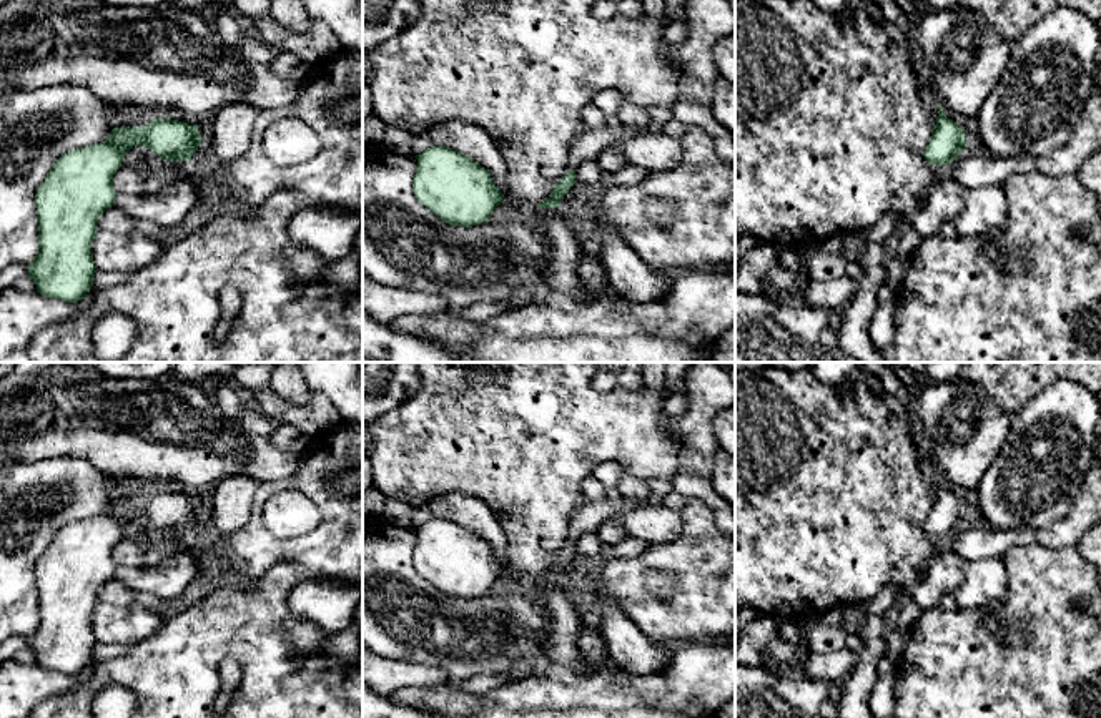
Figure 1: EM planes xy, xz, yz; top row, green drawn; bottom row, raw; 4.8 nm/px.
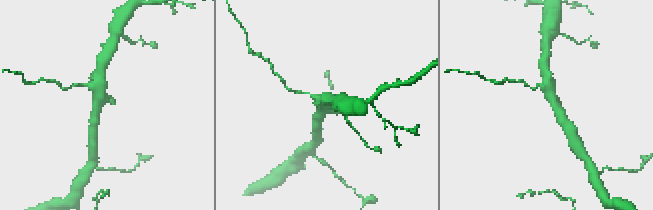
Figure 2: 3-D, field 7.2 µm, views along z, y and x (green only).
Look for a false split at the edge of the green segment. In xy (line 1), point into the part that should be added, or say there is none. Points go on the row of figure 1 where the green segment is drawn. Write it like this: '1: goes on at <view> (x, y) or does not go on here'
1: does not go on here

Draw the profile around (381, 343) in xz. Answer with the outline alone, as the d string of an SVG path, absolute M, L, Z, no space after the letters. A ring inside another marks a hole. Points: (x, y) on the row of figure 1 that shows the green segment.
M363 311L363 362L695 362L697 347L659 336L604 337L522 337L489 334L469 351L454 354L442 346L399 332L389 322L381 322Z

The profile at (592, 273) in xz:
M577 256L575 269L580 279L577 288L575 301L584 302L589 294L597 294L599 291L610 288L607 279L607 269L597 256Z

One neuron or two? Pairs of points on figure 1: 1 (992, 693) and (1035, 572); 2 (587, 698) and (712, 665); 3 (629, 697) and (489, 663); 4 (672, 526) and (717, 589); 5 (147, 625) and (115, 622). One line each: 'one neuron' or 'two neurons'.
1: one neuron
2: one neuron
3: two neurons
4: two neurons
5: one neuron

